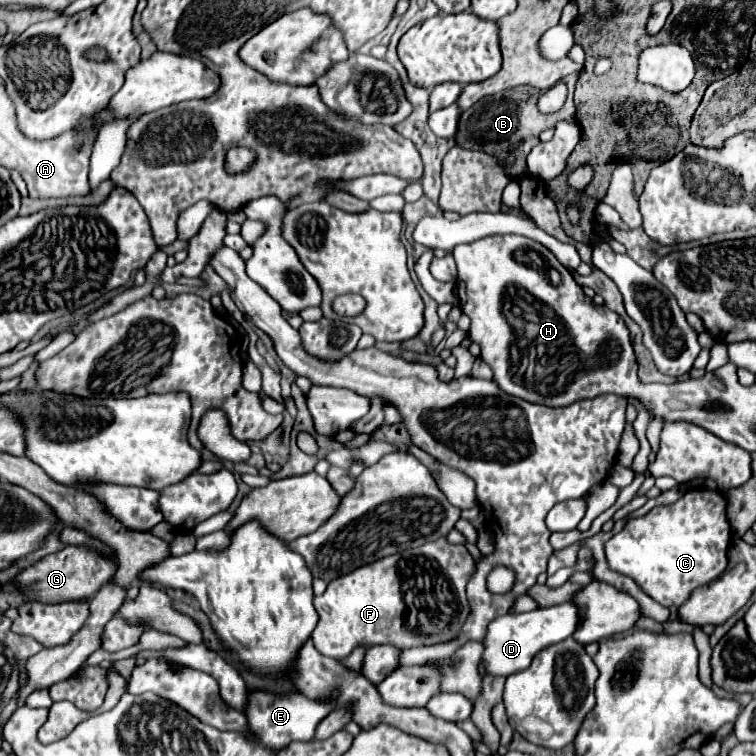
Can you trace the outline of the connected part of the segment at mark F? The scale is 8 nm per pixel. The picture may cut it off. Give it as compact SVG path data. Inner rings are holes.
M439 538L419 548L411 548L381 558L379 562L361 566L351 574L331 580L327 584L327 590L315 598L319 624L311 634L313 644L323 656L343 660L359 646L369 648L375 644L389 644L395 646L397 650L405 650L413 646L431 646L431 644L455 640L461 634L463 622L467 622L467 612L471 612L465 594L465 584L469 582L473 572L475 572L475 560L467 552L467 548L449 544L447 538Z

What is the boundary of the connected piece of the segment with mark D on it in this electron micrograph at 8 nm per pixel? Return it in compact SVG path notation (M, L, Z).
M573 602L539 608L539 610L525 612L525 614L505 614L505 616L495 618L489 624L487 634L483 638L485 650L483 650L481 662L487 670L487 674L499 674L499 676L507 678L507 676L515 674L517 670L525 670L539 650L569 638L577 628L577 620L579 620L579 616L577 616L577 608Z

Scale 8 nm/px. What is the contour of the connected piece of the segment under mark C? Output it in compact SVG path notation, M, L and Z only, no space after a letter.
M695 488L695 490L689 490L683 498L679 498L675 504L655 506L655 508L649 510L645 516L629 520L627 526L625 526L619 534L613 534L613 536L605 542L605 558L607 558L609 570L619 572L619 574L631 578L637 586L641 586L641 590L643 590L647 596L651 596L651 598L653 598L655 602L659 602L661 606L681 606L681 604L689 598L689 594L691 594L695 588L699 588L699 586L703 586L703 584L715 580L715 578L725 570L725 566L727 566L727 546L731 544L731 526L729 526L727 516L725 516L725 506L727 506L727 502L725 502L725 496L723 496L721 492L717 492L717 490L707 490L707 488L705 488L705 490Z

